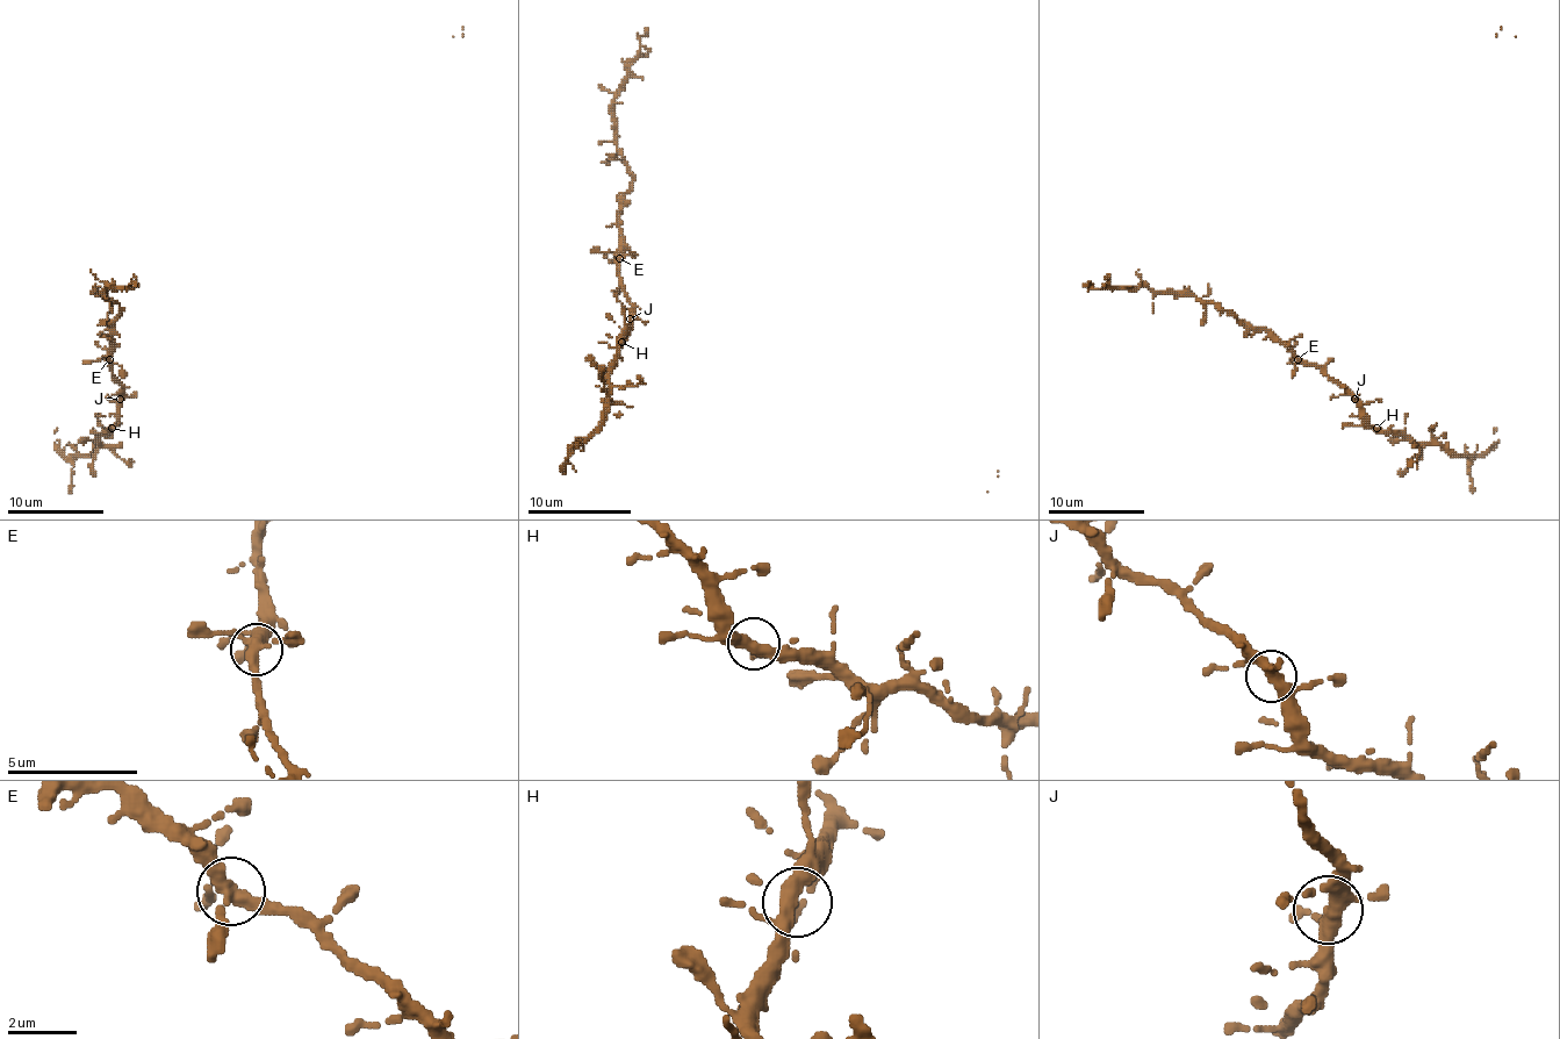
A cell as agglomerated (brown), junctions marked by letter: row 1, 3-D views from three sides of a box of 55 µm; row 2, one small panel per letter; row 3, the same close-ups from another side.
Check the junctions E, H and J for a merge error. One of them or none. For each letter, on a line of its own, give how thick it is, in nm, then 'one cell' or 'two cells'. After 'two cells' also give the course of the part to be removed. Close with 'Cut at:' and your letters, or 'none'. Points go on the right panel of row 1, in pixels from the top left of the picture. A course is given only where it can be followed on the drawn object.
E: 340 nm | one cell
H: 320 nm | one cell
J: 360 nm | one cell
Cut at: none

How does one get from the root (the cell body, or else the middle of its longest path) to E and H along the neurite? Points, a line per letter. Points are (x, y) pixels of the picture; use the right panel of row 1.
E: (1357, 392), (1354, 396), (1318, 368), (1296, 358)
H: (1357, 392), (1354, 399), (1359, 414), (1377, 428)

